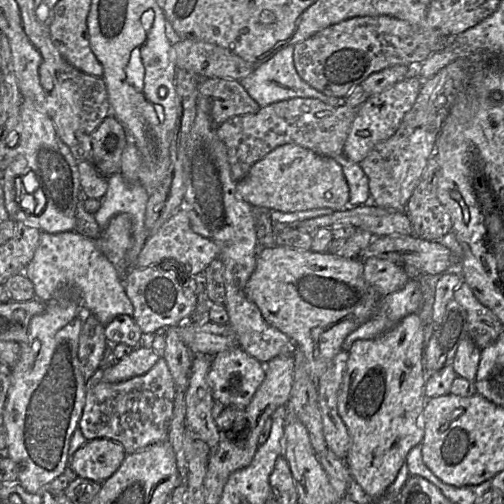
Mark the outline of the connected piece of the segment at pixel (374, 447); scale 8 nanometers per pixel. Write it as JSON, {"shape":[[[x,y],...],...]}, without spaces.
{"shape":[[[416,313],[409,314],[404,317],[393,328],[384,332],[374,339],[369,340],[356,340],[348,352],[348,359],[346,368],[343,374],[343,379],[338,391],[337,408],[339,416],[344,422],[348,434],[350,436],[350,447],[345,457],[345,463],[349,469],[352,482],[354,486],[361,491],[370,501],[375,500],[383,495],[387,488],[393,483],[401,466],[404,464],[408,452],[415,446],[419,445],[424,436],[424,417],[423,407],[427,397],[424,394],[425,382],[427,374],[422,364],[423,342],[424,342],[424,323],[420,316]]]}

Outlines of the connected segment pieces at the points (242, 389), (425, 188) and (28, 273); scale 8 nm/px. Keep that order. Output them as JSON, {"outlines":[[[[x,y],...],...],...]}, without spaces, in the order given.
{"outlines":[[[[239,346],[212,356],[208,382],[213,399],[245,408],[265,378],[265,365]]],[[[433,154],[404,209],[414,237],[438,241],[451,231],[450,215],[437,198],[438,177],[439,163]]],[[[41,231],[38,247],[23,273],[33,283],[35,298],[43,302],[54,298],[77,301],[104,326],[119,315],[133,315],[134,308],[126,295],[123,277],[99,250],[95,239],[76,231]]]]}

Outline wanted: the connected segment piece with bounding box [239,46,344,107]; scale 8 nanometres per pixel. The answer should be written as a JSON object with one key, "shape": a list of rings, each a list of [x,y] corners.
{"shape":[[[286,46],[277,51],[268,60],[255,66],[252,73],[239,82],[260,107],[296,97],[316,98],[331,106],[338,106],[344,102],[344,99],[319,92],[299,77],[294,66],[292,46]]]}

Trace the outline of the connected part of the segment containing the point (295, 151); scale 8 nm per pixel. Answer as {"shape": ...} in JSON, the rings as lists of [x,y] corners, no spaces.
{"shape":[[[297,144],[281,145],[256,162],[249,172],[236,182],[235,193],[252,207],[268,211],[294,212],[316,208],[337,211],[349,206],[349,186],[341,165],[334,158],[316,154]]]}

